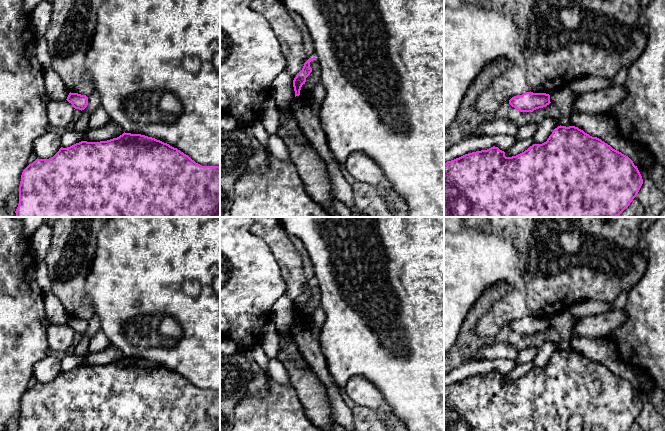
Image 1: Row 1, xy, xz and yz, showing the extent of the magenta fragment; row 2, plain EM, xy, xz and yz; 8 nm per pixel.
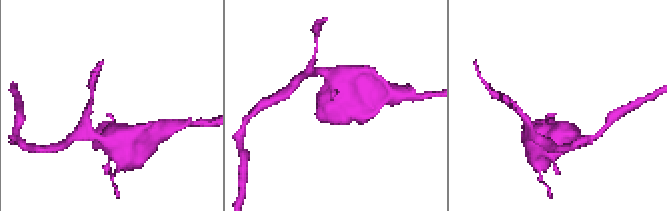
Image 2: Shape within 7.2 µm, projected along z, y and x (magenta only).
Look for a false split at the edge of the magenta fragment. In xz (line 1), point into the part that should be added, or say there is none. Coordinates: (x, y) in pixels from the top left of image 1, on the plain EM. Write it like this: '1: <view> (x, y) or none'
1: none

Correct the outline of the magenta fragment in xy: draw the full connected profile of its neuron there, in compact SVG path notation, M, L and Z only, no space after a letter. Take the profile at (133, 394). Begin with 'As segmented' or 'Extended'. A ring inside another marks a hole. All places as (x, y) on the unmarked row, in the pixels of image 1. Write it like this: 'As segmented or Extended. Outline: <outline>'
As segmented. Outline: M124 356L107 365L81 365L67 372L61 371L49 383L37 382L22 396L18 431L220 431L220 390L202 390L167 367L145 359Z

